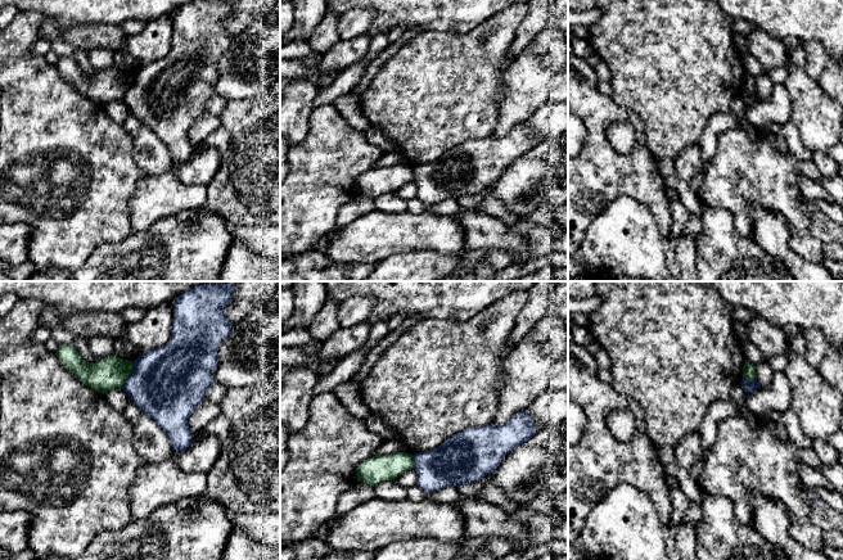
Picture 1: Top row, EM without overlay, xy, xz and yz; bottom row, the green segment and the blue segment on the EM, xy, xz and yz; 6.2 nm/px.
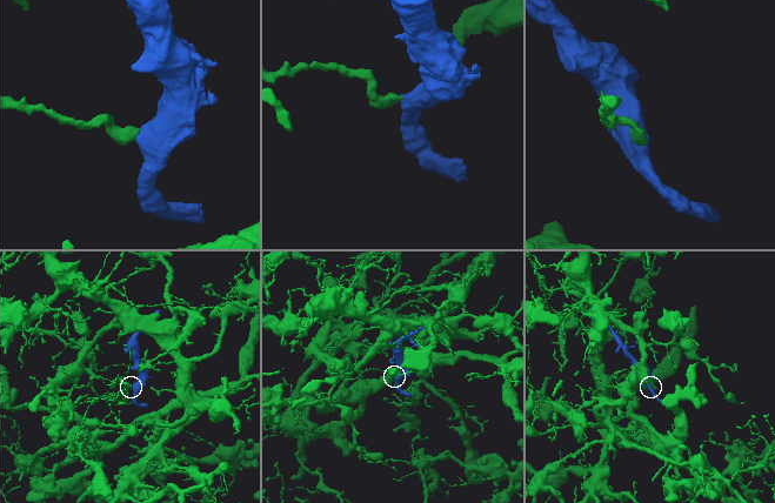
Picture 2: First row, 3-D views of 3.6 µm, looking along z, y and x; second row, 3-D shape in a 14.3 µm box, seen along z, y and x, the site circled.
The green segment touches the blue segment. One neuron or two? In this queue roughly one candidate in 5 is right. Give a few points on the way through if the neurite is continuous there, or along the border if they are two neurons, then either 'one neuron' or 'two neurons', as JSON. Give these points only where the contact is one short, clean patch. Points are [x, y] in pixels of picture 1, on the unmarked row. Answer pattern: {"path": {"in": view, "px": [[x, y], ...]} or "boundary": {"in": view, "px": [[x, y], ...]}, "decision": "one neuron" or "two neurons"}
{"boundary": {"in": "xy", "px": [[134, 75], [134, 81], [122, 99]]}, "decision": "two neurons"}

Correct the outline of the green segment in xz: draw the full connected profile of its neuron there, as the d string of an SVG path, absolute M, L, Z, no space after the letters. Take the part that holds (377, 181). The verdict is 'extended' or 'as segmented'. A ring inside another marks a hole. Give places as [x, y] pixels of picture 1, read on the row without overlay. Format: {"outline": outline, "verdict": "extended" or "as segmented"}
{"outline": "M393 164L386 168L373 168L357 179L357 194L370 198L386 193L395 193L402 185L414 181L414 168L405 164Z", "verdict": "as segmented"}

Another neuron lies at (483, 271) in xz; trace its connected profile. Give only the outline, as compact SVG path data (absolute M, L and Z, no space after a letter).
M484 259L479 261L473 274L475 275L474 281L496 281L493 268Z

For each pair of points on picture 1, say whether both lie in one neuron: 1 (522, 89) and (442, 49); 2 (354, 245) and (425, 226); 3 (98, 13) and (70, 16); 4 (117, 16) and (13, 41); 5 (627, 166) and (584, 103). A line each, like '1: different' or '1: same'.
1: different
2: same
3: same
4: different
5: same

